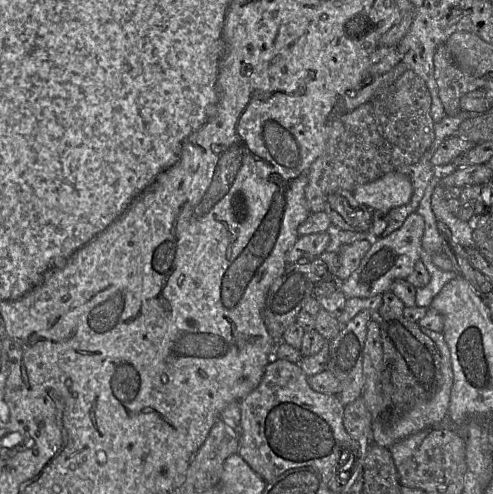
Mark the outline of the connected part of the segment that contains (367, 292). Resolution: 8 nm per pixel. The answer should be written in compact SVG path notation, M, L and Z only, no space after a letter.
M417 212L411 213L402 227L384 238L373 240L370 250L362 259L359 267L347 278L340 280L340 290L347 299L370 298L390 291L397 279L407 279L413 272L415 264L421 259L422 237L425 221Z

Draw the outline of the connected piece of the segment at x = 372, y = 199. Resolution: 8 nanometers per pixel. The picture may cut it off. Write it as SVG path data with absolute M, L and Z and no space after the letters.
M392 171L373 182L357 187L352 194L362 205L389 212L410 202L413 185L407 175Z

